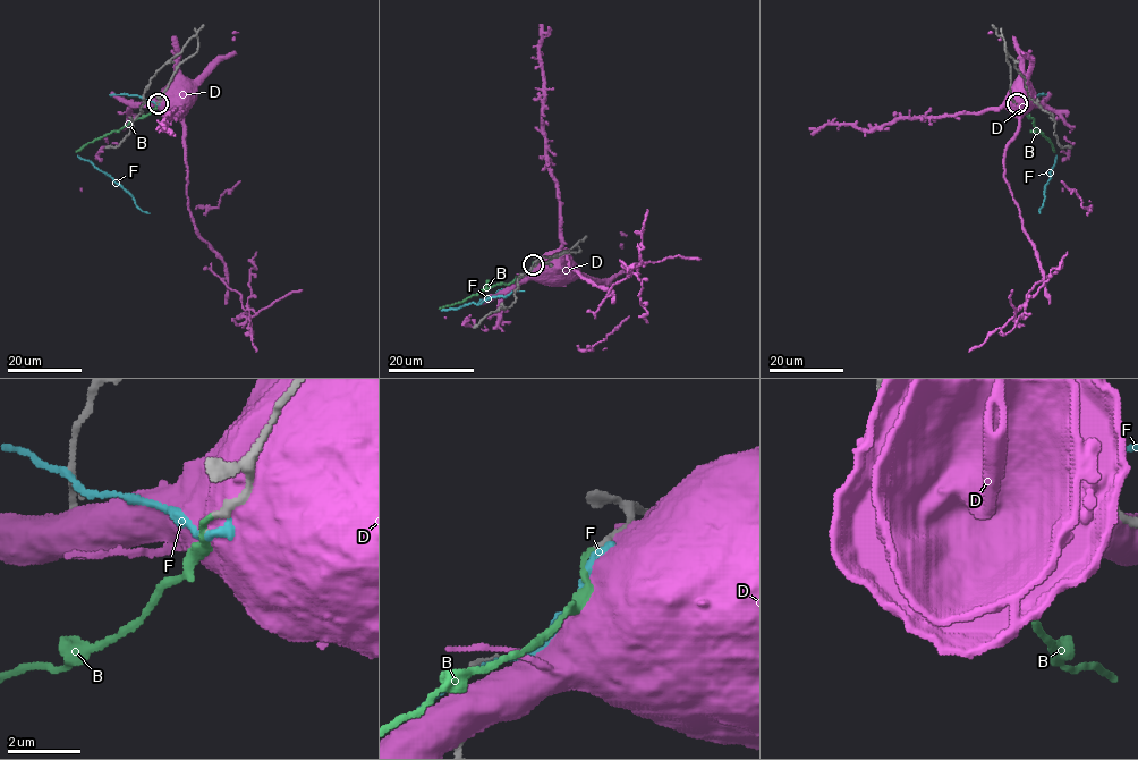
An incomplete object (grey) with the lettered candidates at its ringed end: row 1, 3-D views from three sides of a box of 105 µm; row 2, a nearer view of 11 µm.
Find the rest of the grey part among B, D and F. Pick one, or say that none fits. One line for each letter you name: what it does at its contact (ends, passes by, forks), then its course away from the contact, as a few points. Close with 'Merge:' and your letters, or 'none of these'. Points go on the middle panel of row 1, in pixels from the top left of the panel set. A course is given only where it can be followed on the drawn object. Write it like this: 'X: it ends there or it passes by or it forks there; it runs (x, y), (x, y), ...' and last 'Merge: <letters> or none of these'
B: it ends there; it runs (533, 264), (524, 275), (507, 285), (494, 285), (461, 302), (439, 309)
Merge: B

